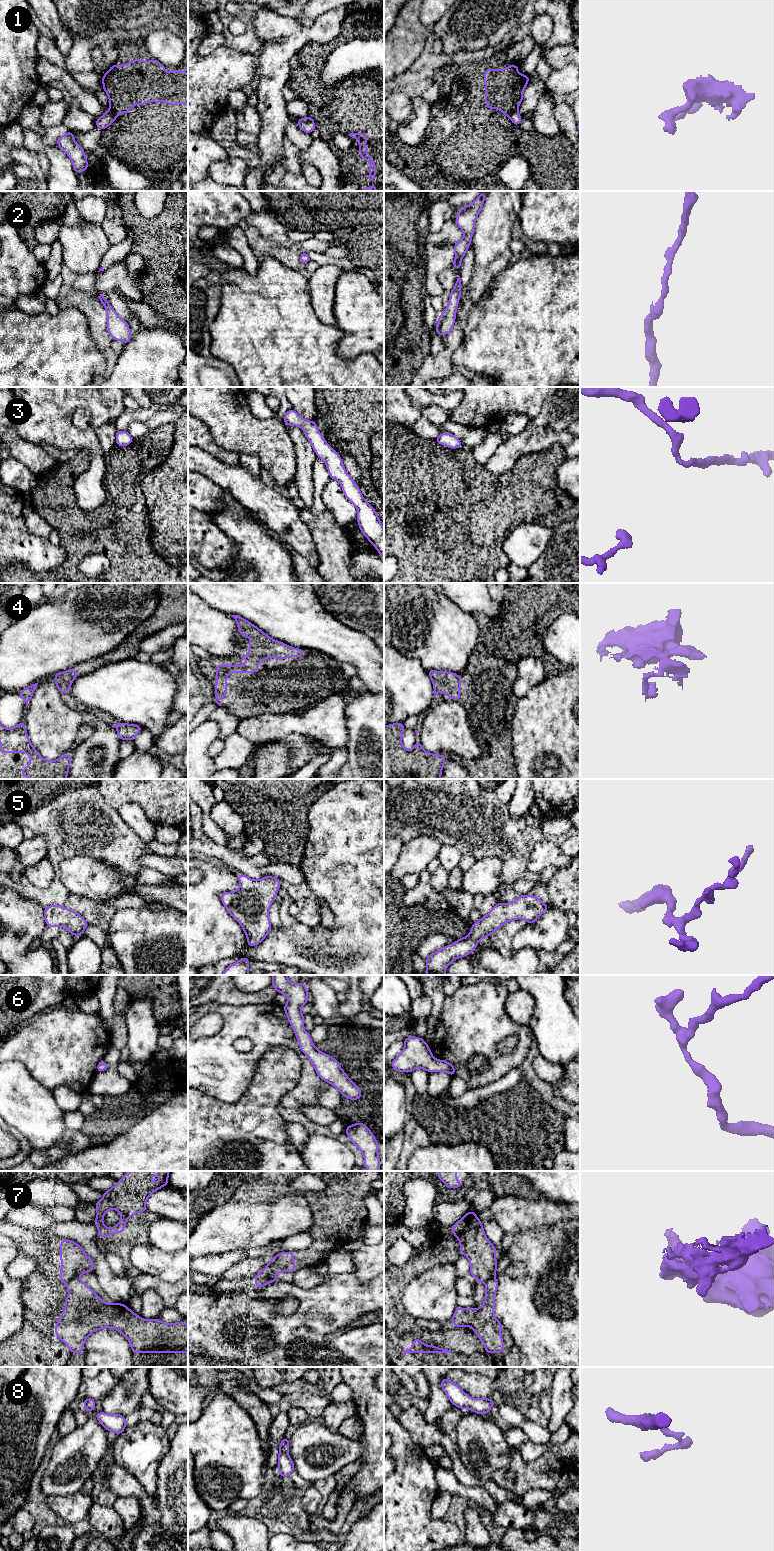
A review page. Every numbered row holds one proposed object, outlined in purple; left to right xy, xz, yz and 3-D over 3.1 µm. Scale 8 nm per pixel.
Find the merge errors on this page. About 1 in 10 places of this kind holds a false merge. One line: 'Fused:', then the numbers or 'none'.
Fused: 1, 7

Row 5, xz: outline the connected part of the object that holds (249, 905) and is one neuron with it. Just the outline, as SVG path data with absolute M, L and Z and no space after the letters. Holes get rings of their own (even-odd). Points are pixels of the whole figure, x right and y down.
M244 874L237 876L240 888L220 895L228 913L242 926L249 947L261 943L272 926L269 921L269 909L280 889L281 880L272 876L263 876L261 880L252 880Z

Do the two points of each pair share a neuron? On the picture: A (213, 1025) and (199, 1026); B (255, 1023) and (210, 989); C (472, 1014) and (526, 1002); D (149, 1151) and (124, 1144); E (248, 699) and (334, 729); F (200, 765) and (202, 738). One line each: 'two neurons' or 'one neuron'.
A: one neuron
B: two neurons
C: two neurons
D: one neuron
E: two neurons
F: one neuron

